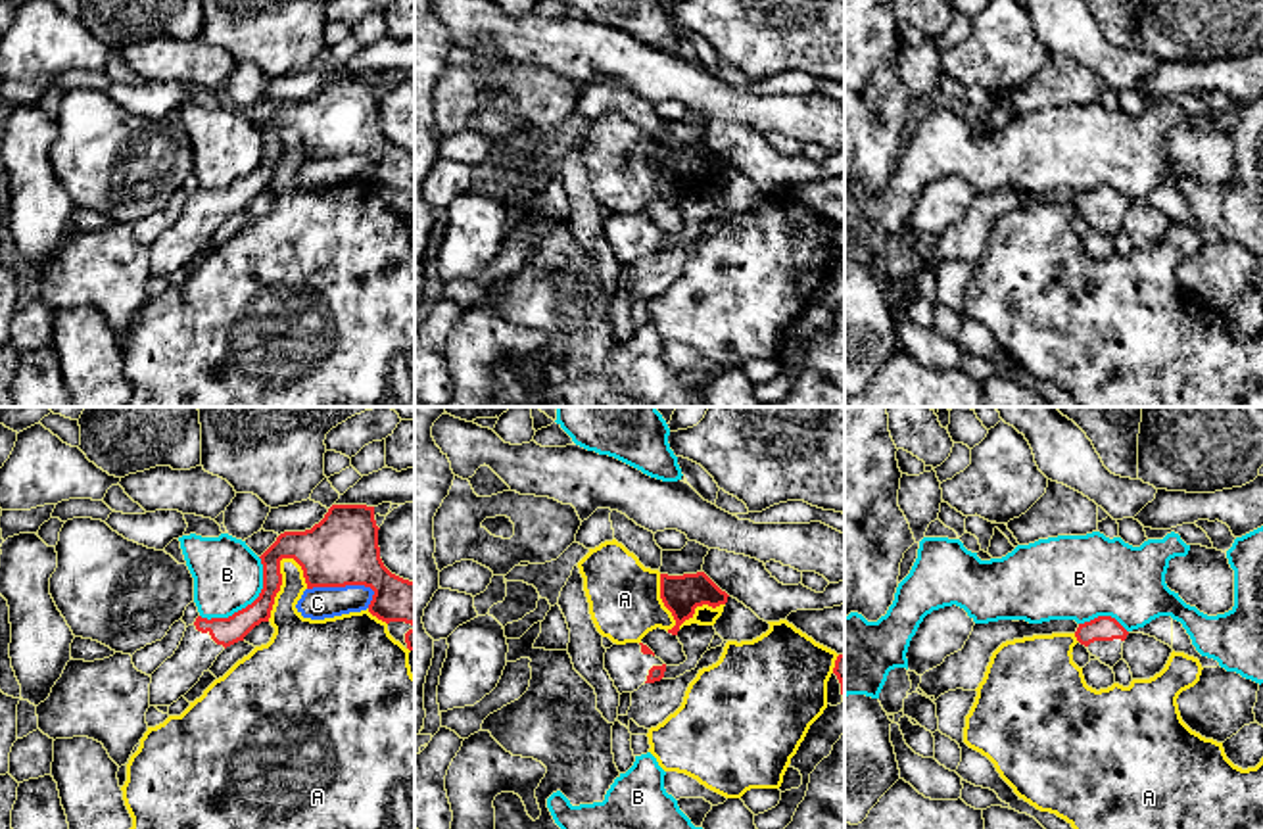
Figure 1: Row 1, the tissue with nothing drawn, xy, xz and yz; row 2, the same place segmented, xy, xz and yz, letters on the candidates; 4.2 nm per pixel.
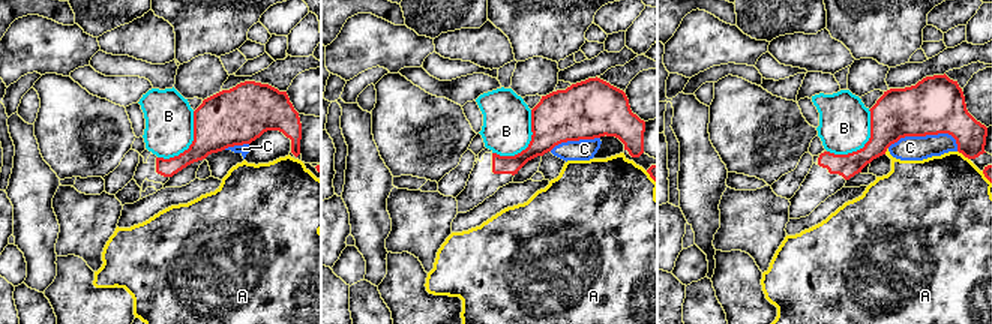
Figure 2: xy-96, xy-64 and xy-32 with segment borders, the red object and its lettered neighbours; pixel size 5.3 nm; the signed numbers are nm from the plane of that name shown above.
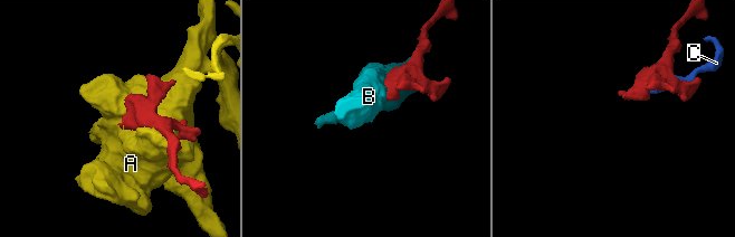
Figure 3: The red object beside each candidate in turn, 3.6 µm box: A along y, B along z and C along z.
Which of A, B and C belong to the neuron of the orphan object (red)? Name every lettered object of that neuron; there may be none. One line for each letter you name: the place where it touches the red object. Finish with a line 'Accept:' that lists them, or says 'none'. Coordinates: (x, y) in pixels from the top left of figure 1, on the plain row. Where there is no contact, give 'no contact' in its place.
Accept: none

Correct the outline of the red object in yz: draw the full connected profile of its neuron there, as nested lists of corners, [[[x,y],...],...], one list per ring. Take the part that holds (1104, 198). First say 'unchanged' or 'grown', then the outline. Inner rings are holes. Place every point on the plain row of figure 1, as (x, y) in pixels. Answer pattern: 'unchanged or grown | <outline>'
grown | [[[1098,186],[1079,194],[1075,207],[1102,234],[1113,238],[1123,228],[1123,213],[1129,201],[1111,186]]]

